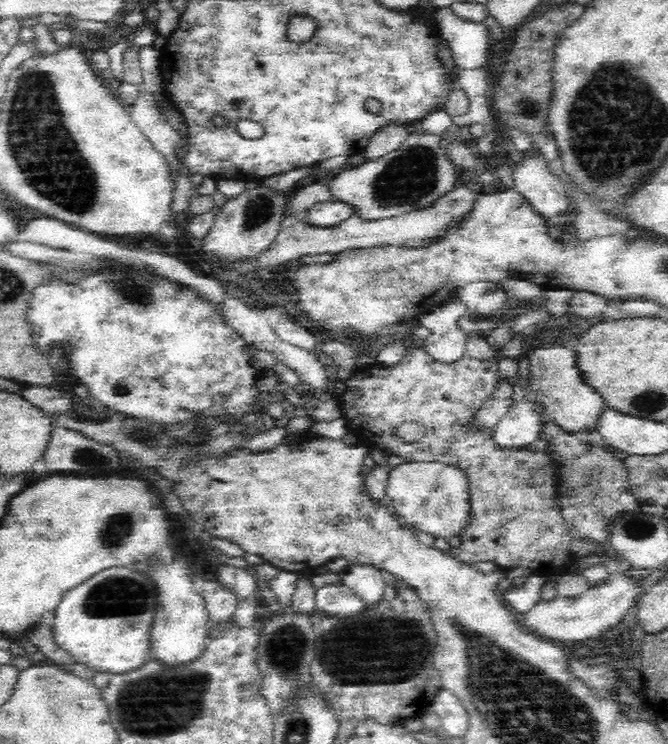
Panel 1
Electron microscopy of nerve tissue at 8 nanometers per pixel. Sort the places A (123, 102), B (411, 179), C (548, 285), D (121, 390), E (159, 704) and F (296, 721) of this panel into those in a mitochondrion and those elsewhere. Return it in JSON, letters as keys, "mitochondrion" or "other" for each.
{"A":"other","B":"mitochondrion","C":"other","D":"other","E":"mitochondrion","F":"mitochondrion"}

